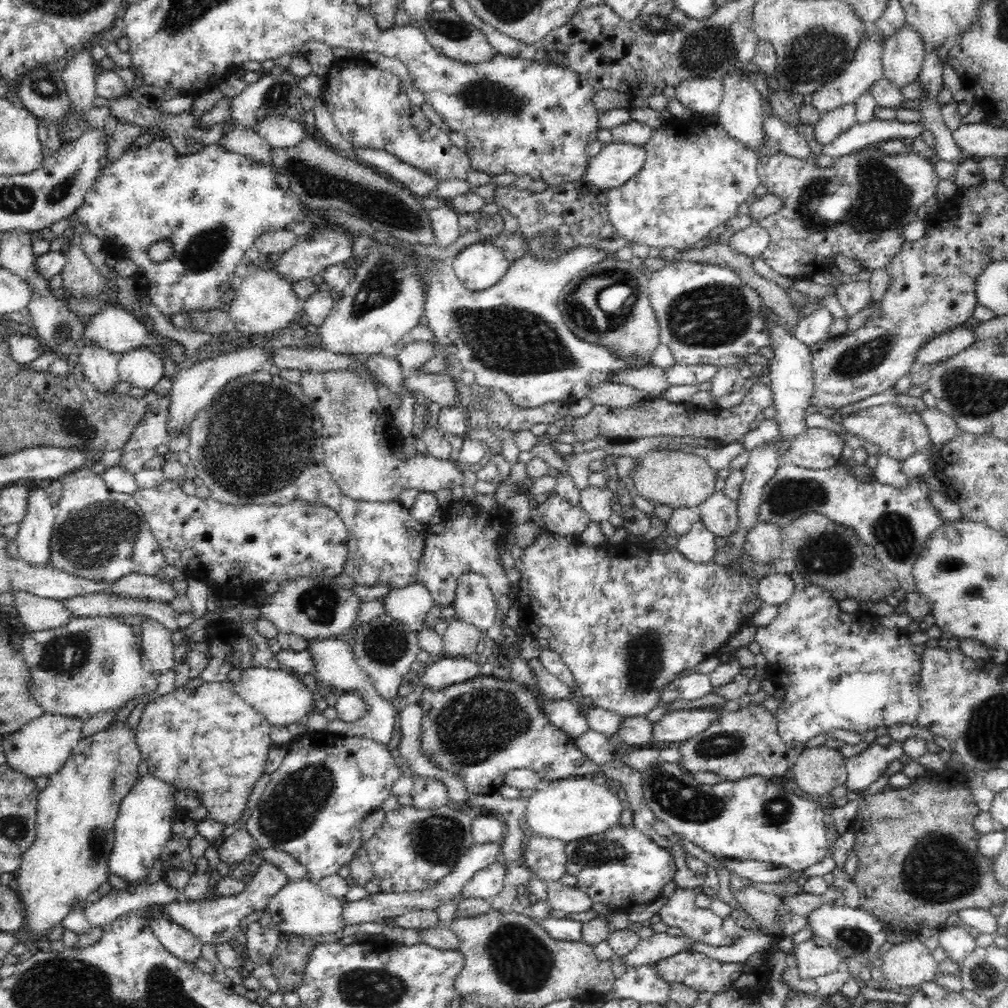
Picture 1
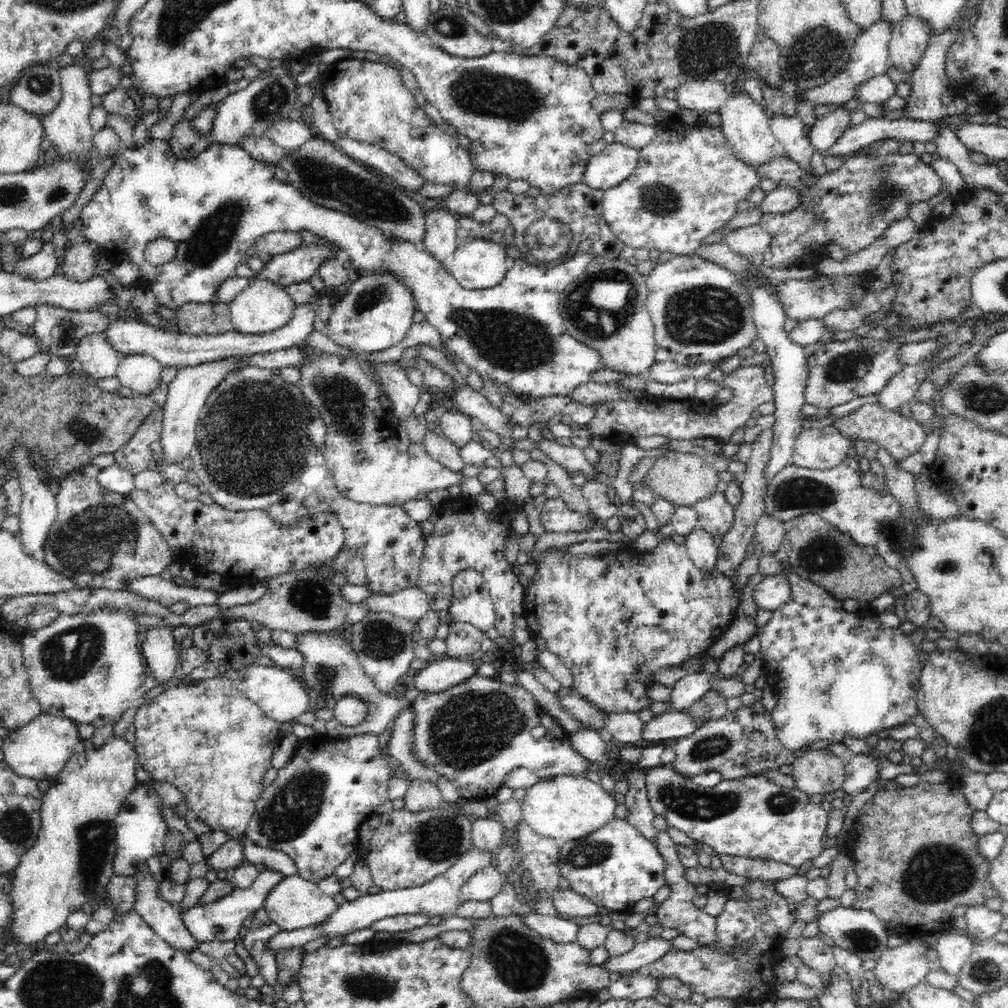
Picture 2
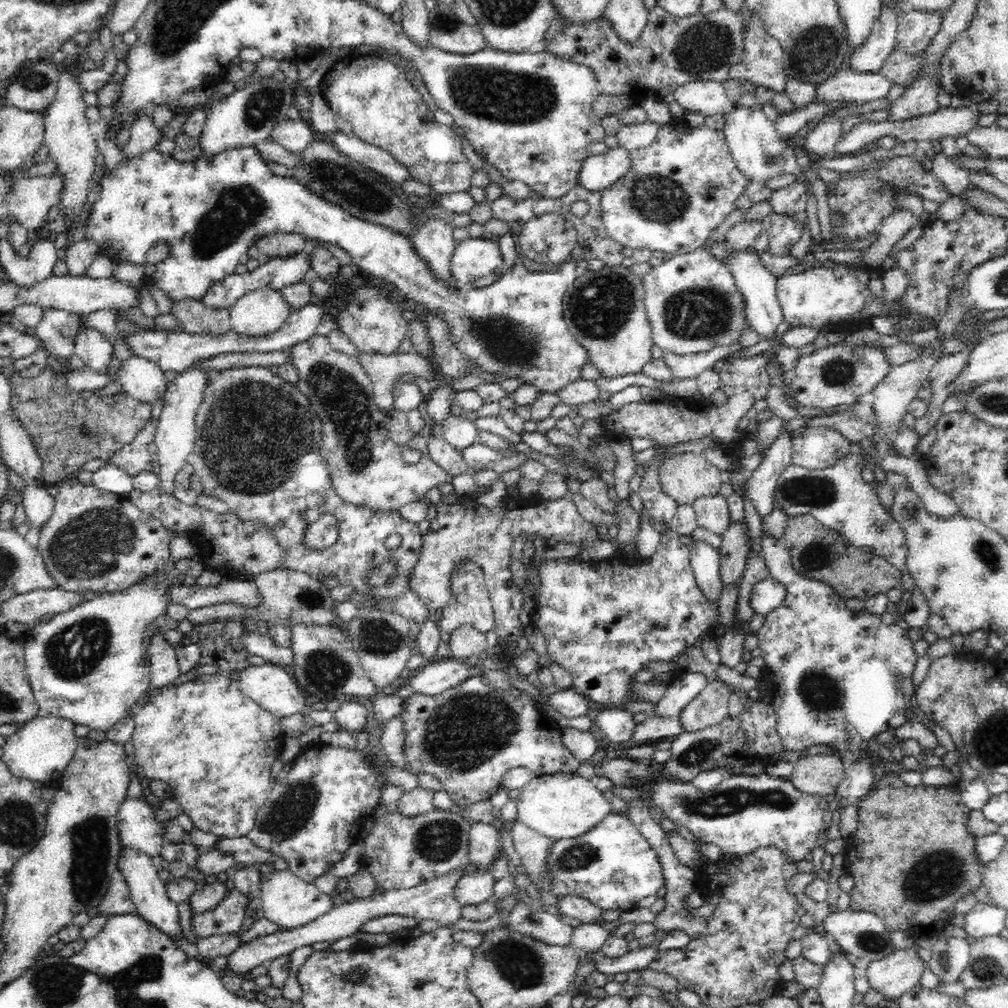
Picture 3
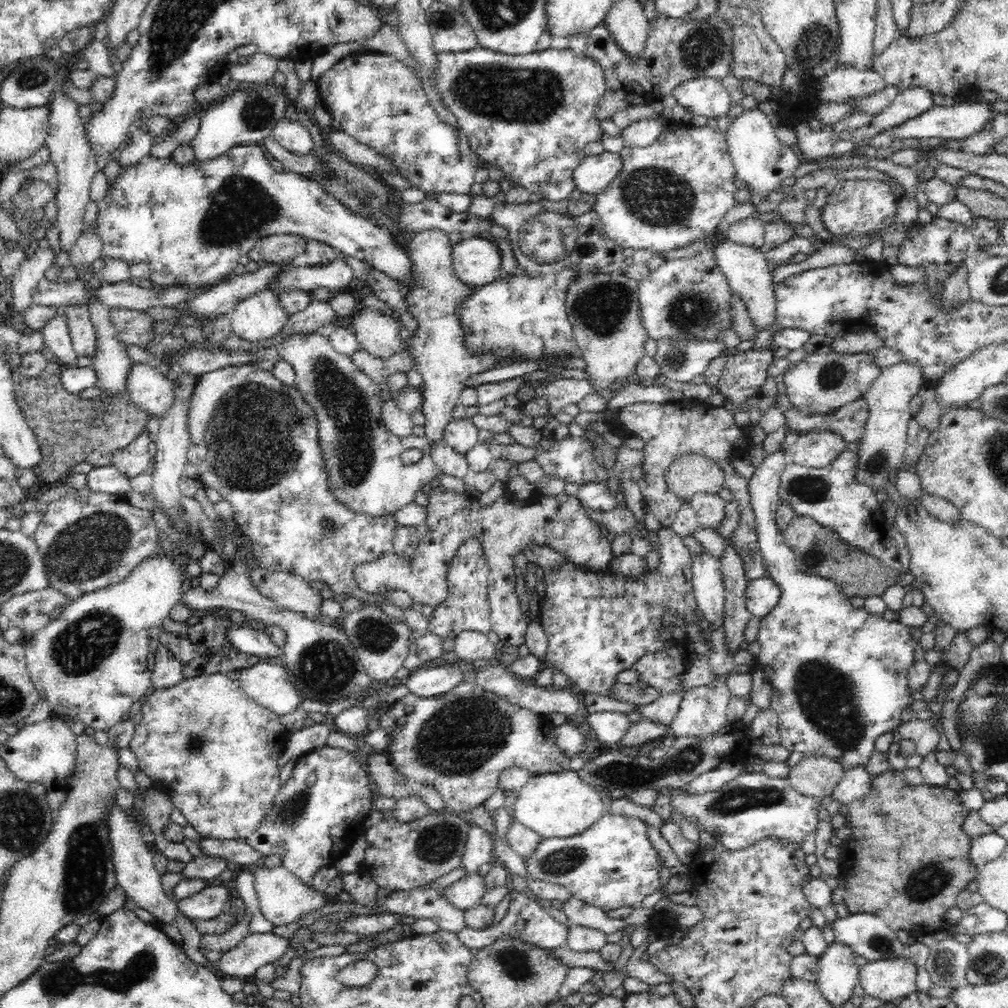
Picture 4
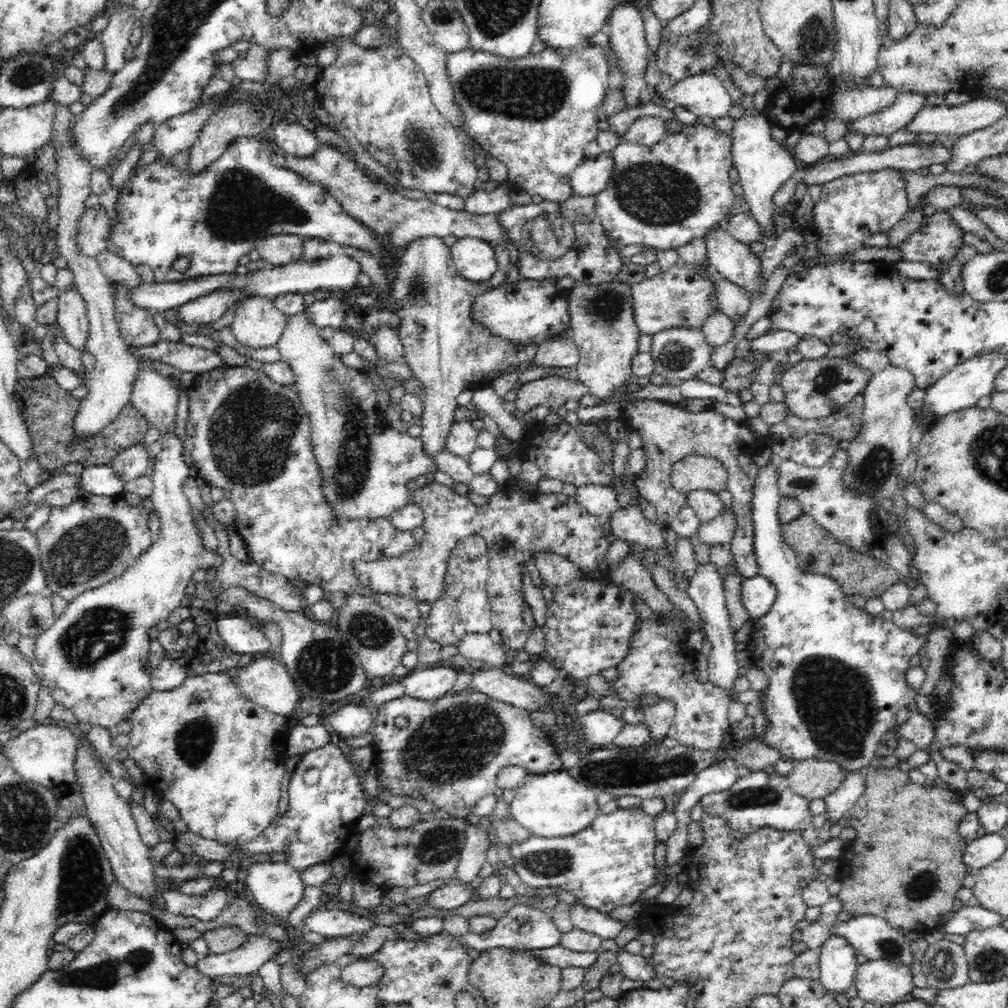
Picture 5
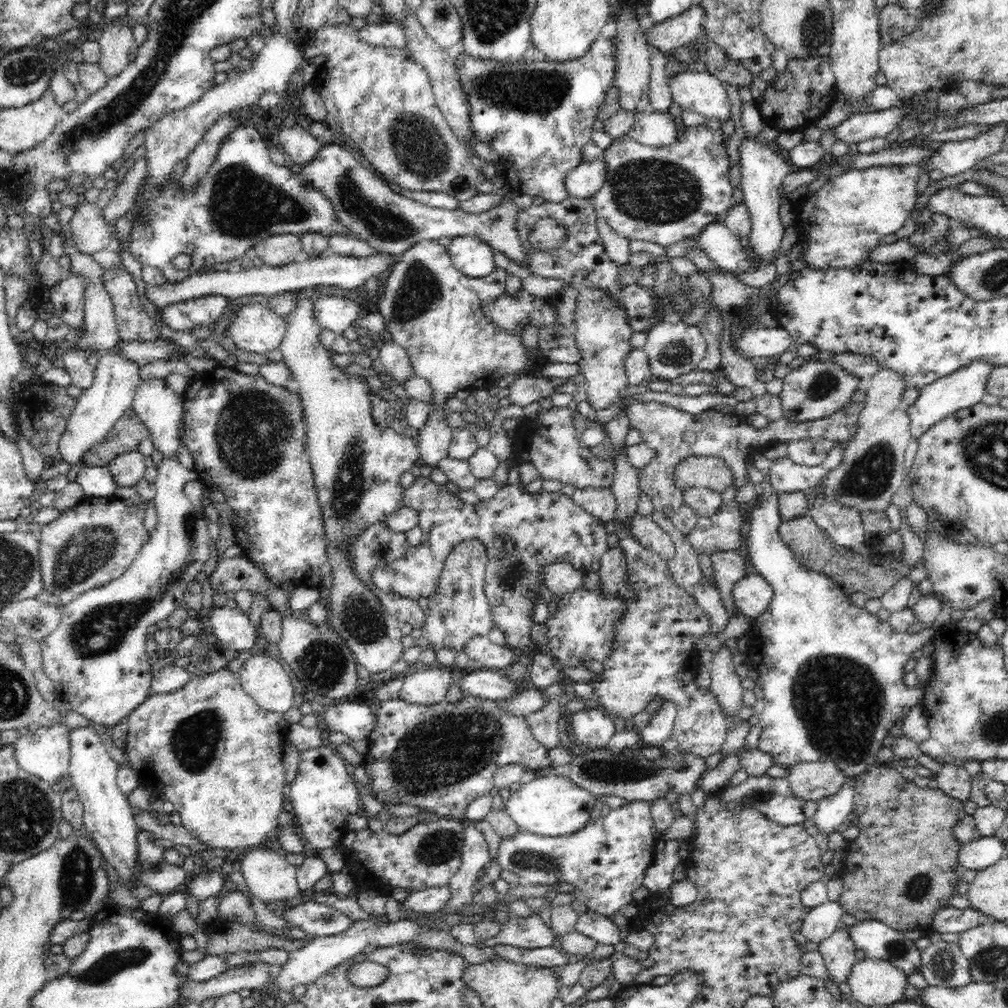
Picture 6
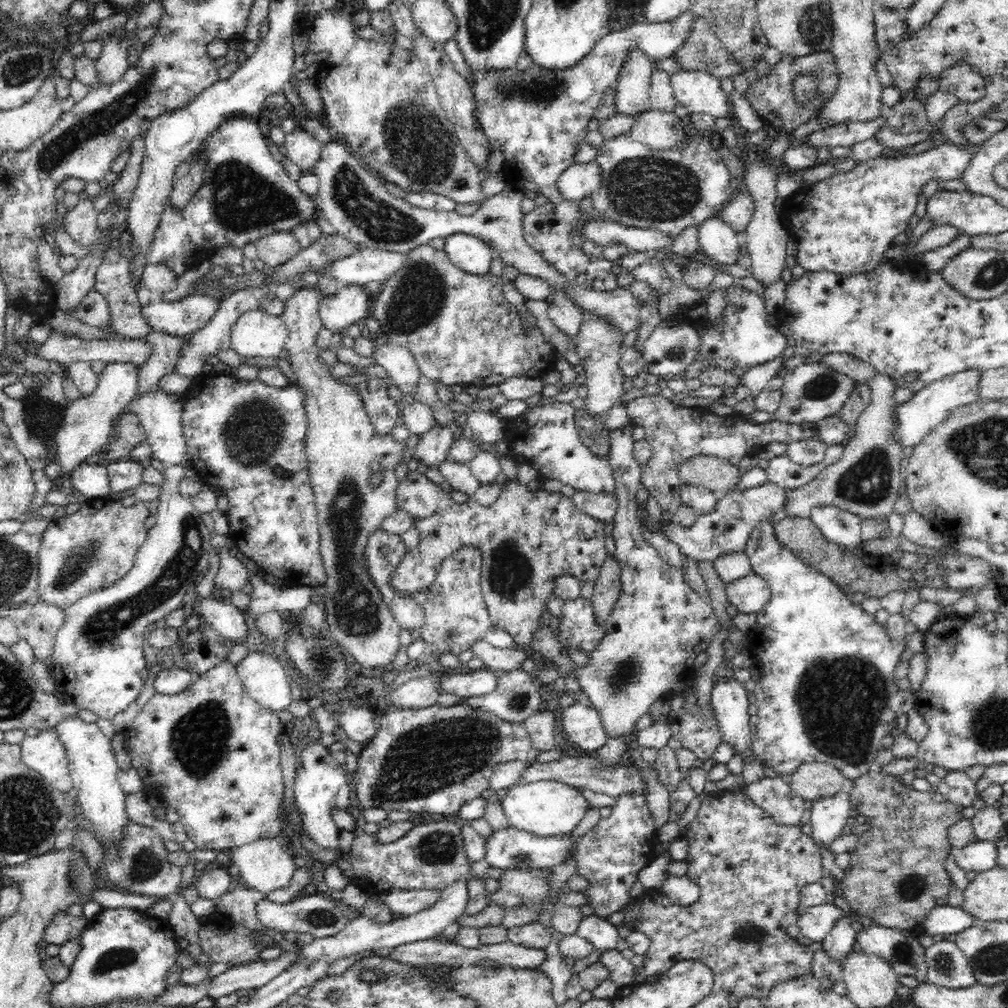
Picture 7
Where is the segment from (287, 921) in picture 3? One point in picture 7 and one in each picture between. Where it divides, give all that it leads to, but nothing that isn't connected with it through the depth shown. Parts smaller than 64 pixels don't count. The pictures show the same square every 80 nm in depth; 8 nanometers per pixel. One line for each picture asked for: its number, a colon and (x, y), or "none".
4: (284, 899)
5: (277, 888)
6: (270, 877)
7: (268, 866)

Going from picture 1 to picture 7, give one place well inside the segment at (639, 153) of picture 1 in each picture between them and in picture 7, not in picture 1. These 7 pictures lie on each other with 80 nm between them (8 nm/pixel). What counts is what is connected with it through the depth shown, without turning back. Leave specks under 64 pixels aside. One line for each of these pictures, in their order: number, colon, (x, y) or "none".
2: (615, 163)
3: (600, 171)
4: (594, 174)
5: (591, 177)
6: (587, 178)
7: (578, 182)

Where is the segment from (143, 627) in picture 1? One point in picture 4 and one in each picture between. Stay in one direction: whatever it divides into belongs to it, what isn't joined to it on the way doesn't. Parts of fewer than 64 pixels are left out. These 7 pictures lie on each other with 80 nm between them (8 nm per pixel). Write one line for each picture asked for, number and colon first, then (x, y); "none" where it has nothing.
2: (162, 658)
3: (164, 664)
4: (167, 671)

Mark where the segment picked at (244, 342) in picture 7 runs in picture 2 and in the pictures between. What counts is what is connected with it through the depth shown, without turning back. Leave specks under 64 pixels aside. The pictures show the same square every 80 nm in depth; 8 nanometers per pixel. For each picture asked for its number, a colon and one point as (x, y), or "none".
2: (263, 306)
3: (261, 311)
4: (258, 317)
5: (257, 323)
6: (255, 328)

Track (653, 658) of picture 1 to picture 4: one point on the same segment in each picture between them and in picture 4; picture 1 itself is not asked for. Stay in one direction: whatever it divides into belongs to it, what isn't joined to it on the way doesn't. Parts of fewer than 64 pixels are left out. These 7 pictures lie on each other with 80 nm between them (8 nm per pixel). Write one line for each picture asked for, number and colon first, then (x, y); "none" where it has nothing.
2: (612, 624)
3: (603, 621)
4: (597, 624)

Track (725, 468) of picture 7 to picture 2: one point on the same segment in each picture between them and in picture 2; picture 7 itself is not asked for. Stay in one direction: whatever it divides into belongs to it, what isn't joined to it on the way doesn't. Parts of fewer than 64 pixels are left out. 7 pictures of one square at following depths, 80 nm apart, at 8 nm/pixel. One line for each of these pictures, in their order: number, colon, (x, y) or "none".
2: (684, 479)
3: (684, 477)
4: (690, 474)
5: (695, 472)
6: (712, 473)

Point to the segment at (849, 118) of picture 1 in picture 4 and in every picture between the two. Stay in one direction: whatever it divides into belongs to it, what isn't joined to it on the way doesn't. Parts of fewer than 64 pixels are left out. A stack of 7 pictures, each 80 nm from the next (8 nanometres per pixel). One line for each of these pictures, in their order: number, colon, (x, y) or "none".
2: (825, 132)
3: (820, 141)
4: (813, 145)

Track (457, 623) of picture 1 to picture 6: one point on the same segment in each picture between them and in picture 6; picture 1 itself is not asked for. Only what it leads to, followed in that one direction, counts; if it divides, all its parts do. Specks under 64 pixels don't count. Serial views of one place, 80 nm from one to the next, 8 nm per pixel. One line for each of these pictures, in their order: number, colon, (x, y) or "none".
2: (463, 640)
3: (466, 641)
4: (469, 645)
5: (475, 647)
6: (491, 656)

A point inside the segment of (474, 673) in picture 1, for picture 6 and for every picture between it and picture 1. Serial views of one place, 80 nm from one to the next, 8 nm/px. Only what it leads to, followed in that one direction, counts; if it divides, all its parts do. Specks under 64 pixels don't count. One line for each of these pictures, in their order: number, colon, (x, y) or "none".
2: (438, 675)
3: (436, 676)
4: (426, 681)
5: (433, 682)
6: (429, 686)

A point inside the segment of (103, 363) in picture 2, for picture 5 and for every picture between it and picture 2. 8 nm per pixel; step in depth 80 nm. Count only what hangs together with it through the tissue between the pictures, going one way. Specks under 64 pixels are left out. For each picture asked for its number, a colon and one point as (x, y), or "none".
3: (91, 346)
4: (81, 330)
5: (72, 317)

